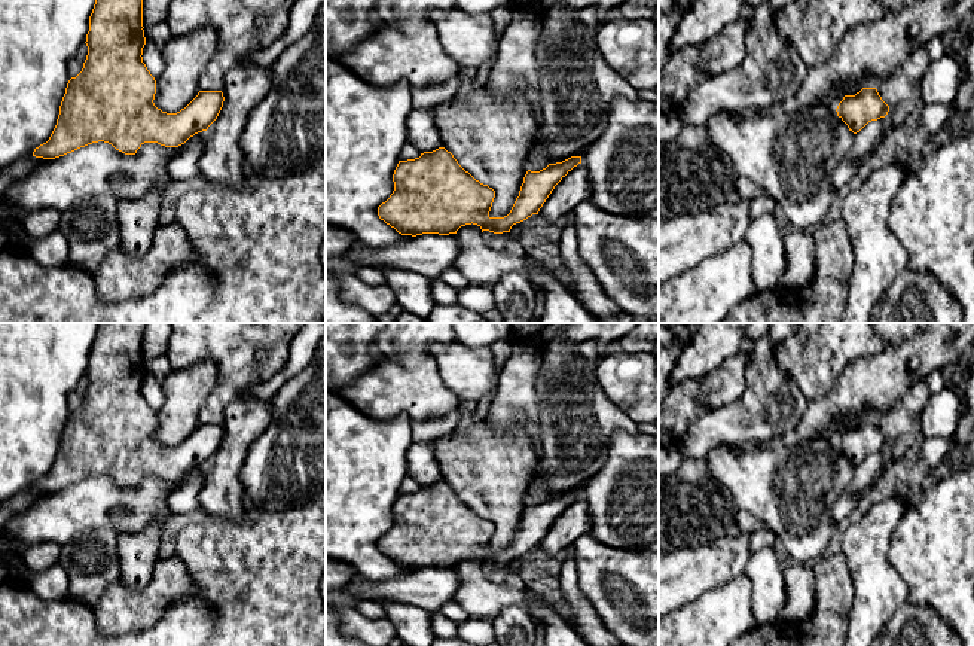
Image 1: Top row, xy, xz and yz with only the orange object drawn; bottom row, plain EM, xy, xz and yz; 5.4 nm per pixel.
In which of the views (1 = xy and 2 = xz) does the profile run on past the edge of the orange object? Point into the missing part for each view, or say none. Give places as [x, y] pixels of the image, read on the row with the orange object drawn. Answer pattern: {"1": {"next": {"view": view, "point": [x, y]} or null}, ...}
{"1": {"next": null}, "2": {"next": null}}

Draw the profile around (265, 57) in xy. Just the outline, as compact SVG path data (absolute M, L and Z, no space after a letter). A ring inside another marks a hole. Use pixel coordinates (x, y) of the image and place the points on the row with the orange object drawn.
M297 0L290 13L287 33L269 46L248 54L241 65L271 67L281 52L312 25L317 12L324 3L326 0Z

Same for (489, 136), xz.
M486 83L467 98L434 106L442 147L476 180L495 191L489 217L504 217L519 196L537 121L522 94L497 97Z

